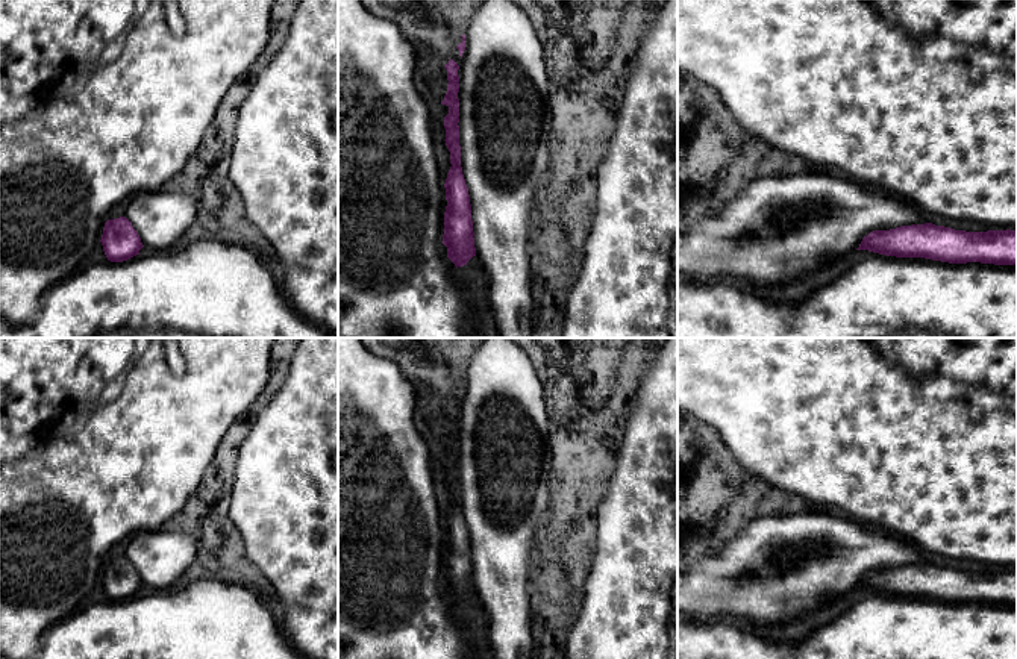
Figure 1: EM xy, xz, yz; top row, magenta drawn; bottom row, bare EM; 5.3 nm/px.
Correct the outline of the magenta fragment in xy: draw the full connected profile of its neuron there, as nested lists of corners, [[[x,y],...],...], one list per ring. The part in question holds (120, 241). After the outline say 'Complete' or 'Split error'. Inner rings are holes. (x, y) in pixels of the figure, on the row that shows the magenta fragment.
[[[126,217],[108,220],[100,239],[103,251],[111,262],[123,262],[144,247],[138,232]]]. Complete

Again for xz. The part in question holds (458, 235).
[[[450,59],[447,70],[447,92],[441,105],[449,108],[444,117],[446,145],[450,151],[450,170],[444,183],[446,188],[446,212],[444,212],[444,235],[443,244],[447,247],[447,258],[455,267],[464,267],[476,256],[474,232],[471,220],[471,205],[468,188],[461,167],[461,145],[459,145],[459,65]]]. Complete

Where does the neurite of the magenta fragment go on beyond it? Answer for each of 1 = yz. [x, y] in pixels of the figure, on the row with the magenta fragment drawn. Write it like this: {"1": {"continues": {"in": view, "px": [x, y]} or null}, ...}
{"1": {"continues": null}}

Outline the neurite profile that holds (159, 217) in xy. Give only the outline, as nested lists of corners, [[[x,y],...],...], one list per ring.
[[[147,191],[129,198],[124,215],[152,251],[170,250],[196,223],[197,201],[182,191]]]

